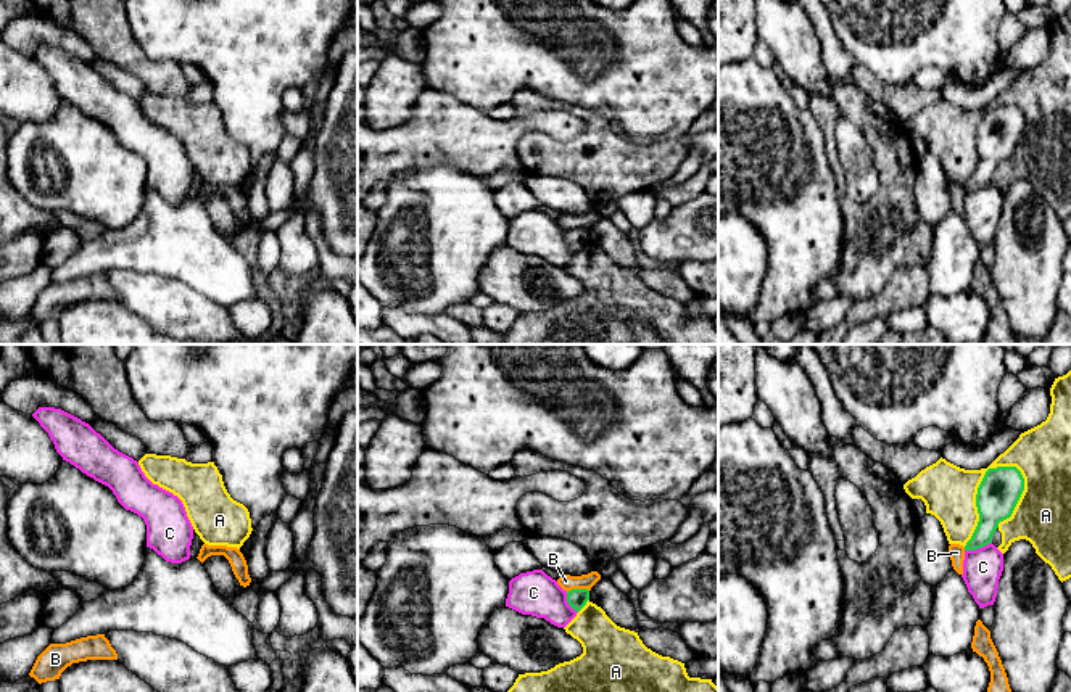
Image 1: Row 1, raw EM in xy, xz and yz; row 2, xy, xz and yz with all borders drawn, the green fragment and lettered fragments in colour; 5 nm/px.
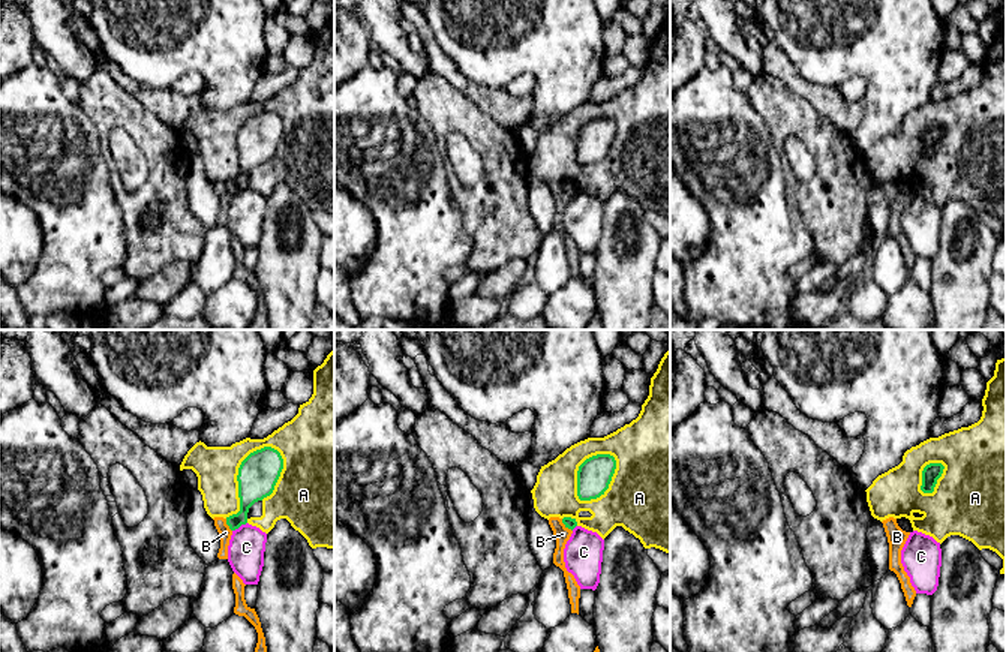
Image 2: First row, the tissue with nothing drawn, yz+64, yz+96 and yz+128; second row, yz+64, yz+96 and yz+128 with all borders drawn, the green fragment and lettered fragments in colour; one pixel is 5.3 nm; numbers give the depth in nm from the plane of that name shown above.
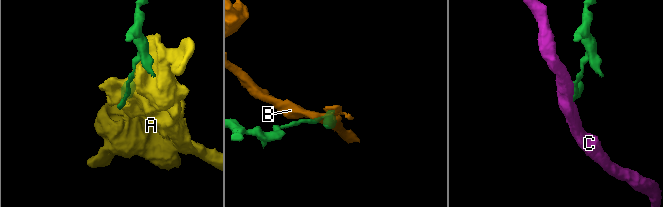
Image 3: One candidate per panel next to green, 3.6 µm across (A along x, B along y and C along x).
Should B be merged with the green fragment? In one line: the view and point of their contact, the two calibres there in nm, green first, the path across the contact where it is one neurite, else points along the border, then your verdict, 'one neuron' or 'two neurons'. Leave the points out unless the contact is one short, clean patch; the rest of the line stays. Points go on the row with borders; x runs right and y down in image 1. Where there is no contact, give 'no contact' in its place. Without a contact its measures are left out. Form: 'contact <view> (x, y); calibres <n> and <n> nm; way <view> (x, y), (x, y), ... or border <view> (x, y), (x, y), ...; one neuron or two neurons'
contact xz (577, 589); calibres 100 and 80 nm; border xz (588, 589), (570, 589), (567, 593); two neurons

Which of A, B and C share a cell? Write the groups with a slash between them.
A / B / C

